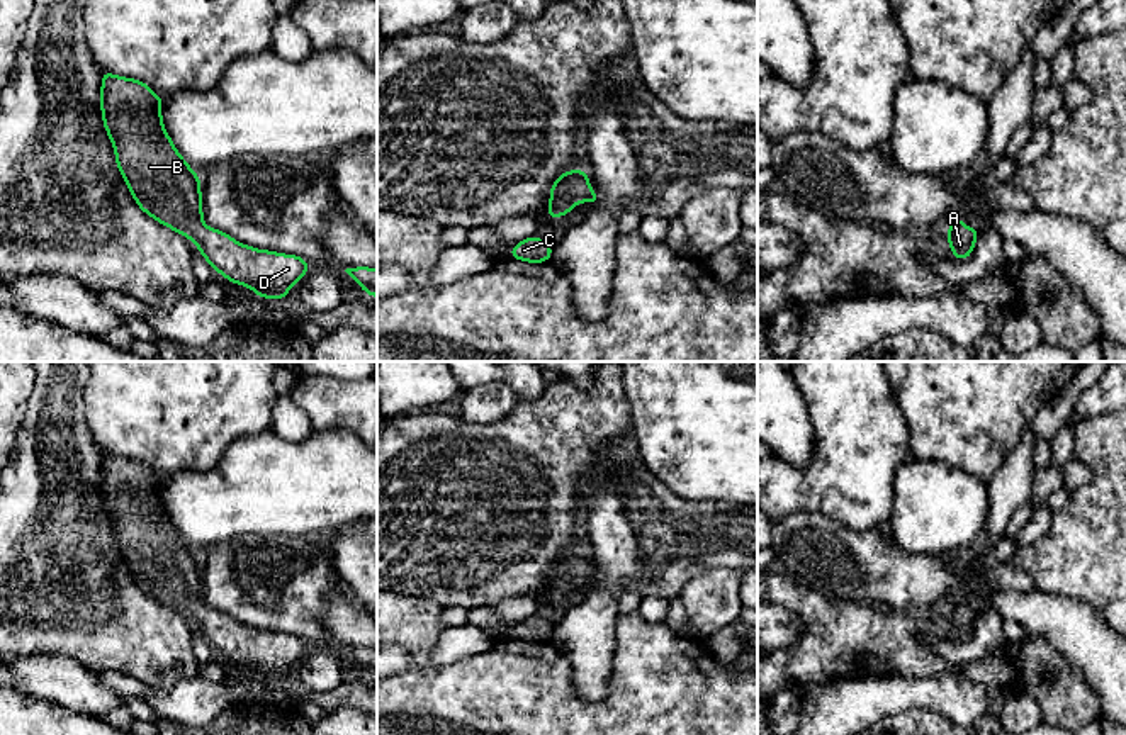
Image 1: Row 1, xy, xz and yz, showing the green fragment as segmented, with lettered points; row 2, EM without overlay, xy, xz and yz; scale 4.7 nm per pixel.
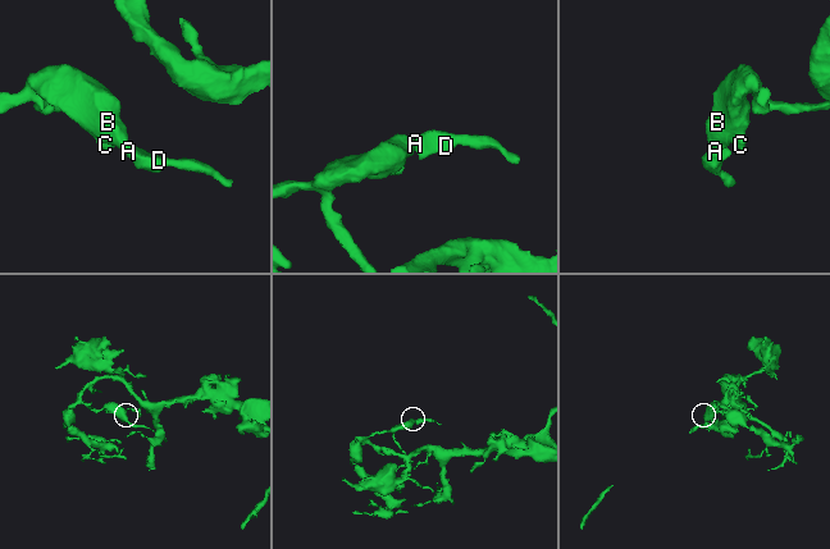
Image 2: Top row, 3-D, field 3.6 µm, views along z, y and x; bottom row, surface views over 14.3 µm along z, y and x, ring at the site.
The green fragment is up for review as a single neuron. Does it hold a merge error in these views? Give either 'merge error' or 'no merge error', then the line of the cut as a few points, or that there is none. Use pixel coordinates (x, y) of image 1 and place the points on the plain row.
no merge error | no cut

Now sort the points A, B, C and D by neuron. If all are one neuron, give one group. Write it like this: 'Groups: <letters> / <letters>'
Groups: A B C D

